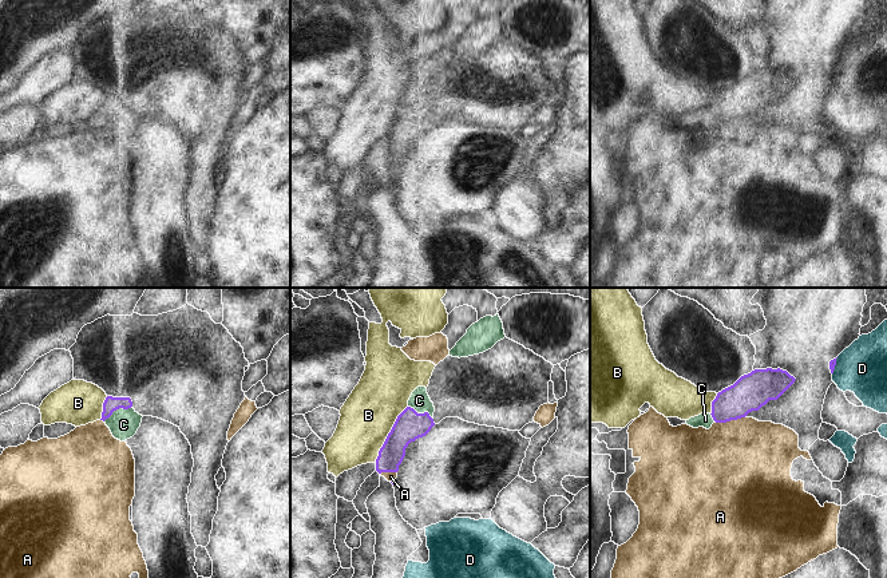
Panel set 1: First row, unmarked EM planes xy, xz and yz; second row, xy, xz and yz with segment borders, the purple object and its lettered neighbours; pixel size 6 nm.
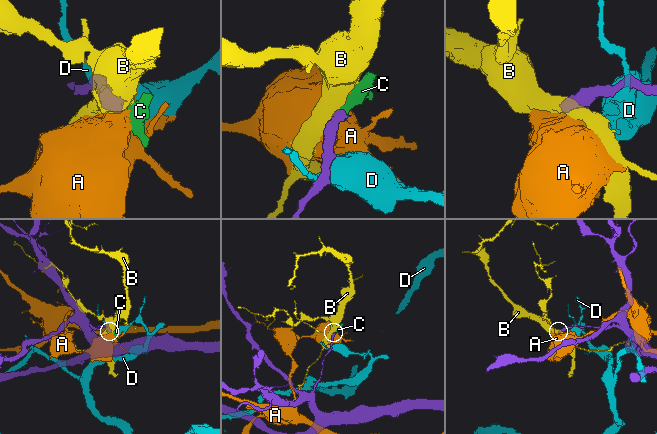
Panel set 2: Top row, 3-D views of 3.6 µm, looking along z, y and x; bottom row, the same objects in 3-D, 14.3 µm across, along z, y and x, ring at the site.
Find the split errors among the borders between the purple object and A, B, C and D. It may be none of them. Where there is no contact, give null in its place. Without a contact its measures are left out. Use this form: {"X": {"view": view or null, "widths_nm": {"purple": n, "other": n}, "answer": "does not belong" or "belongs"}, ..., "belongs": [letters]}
{"A": {"view": "yz", "widths_nm": {"purple": 220, "other": 500}, "answer": "does not belong"}, "B": {"view": "xz", "widths_nm": {"purple": 180, "other": 320}, "answer": "does not belong"}, "C": {"view": "xy", "widths_nm": {"purple": 90, "other": 180}, "answer": "belongs"}, "D": {"view": "yz", "widths_nm": {"purple": 50, "other": 300}, "answer": "does not belong"}, "belongs": ["C"]}

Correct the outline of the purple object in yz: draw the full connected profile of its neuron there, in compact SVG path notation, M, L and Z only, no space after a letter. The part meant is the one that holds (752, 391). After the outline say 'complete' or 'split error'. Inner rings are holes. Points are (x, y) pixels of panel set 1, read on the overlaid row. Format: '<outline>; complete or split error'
M780 368L755 369L741 376L733 385L717 393L712 412L686 420L686 424L709 429L713 423L726 423L759 411L769 400L777 400L793 383L795 377Z; split error

